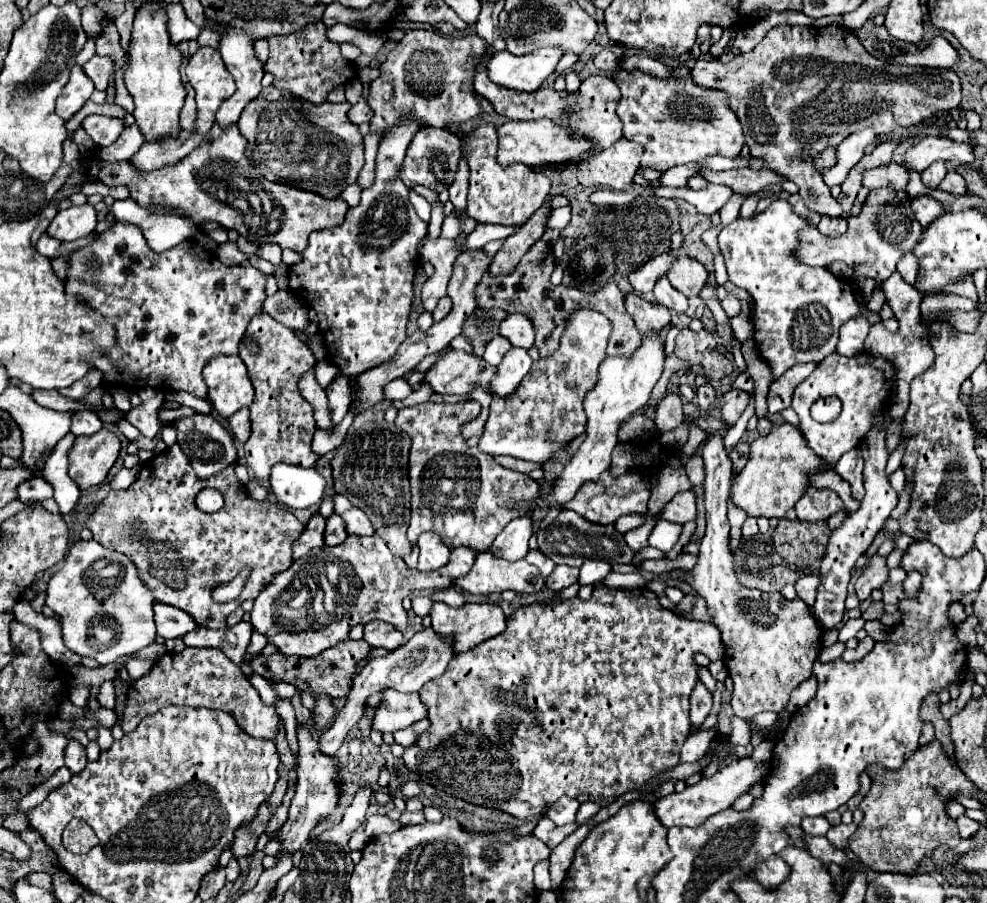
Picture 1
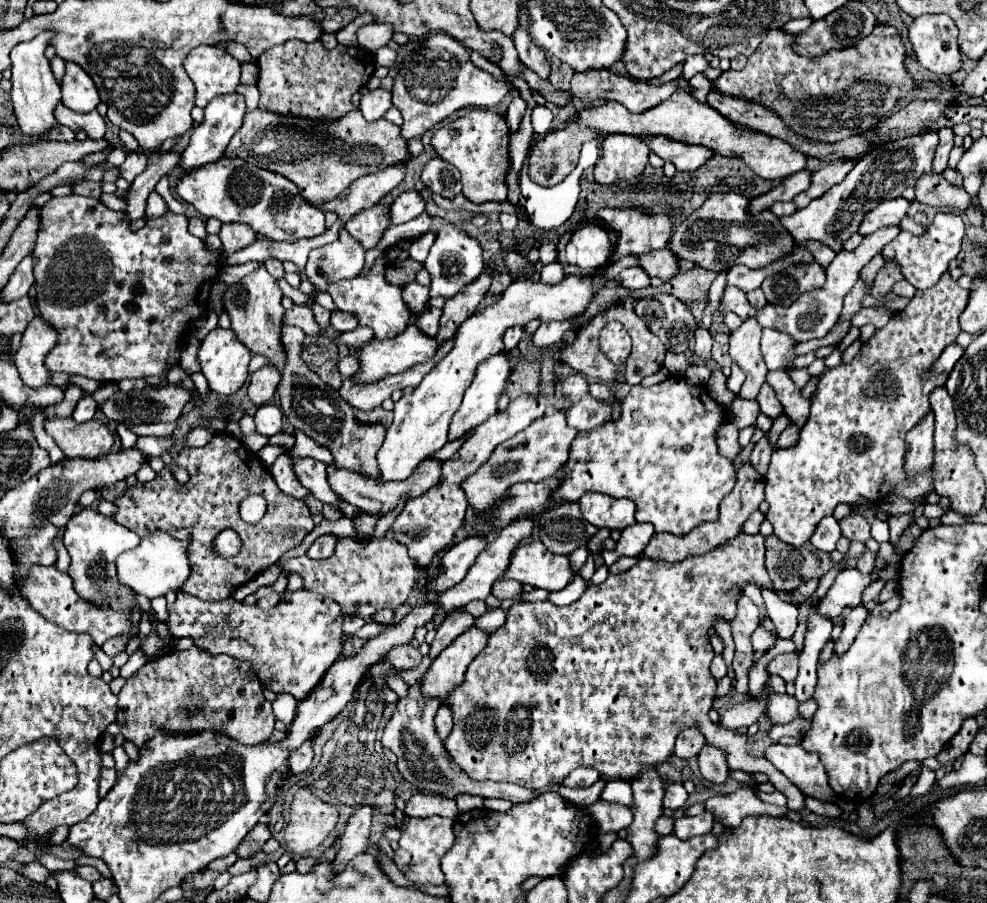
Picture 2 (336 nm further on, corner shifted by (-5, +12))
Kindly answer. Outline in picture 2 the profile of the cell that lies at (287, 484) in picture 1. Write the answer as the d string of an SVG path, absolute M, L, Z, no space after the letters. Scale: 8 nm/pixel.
M265 404L265 408L257 408L255 412L255 426L261 436L275 436L281 432L283 424L283 412L275 404Z

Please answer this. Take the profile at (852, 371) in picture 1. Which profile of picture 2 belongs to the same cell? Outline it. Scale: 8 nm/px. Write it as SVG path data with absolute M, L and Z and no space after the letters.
M949 274L941 276L933 288L917 292L903 312L893 314L891 322L877 330L873 338L861 346L861 352L851 362L839 364L837 368L827 368L819 376L817 388L811 396L811 414L801 428L797 446L787 450L777 448L771 456L771 464L765 476L765 502L769 504L765 518L773 524L779 540L797 548L803 546L811 538L819 520L833 514L835 506L841 502L855 504L859 498L875 502L889 492L897 492L905 498L917 498L933 490L933 478L929 472L921 476L907 476L903 472L901 466L905 454L905 434L929 412L929 392L947 380L945 376L939 376L923 384L921 372L929 370L943 348L953 344L959 336L959 316L965 310L967 298L969 290L959 288L957 282L949 278Z

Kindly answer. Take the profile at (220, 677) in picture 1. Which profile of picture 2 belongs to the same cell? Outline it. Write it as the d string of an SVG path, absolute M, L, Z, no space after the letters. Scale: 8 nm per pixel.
M197 646L189 650L169 650L149 660L125 682L119 692L119 730L139 748L161 728L181 732L213 728L227 732L241 744L253 746L265 742L273 732L275 716L271 712L271 702L263 696L261 682L257 682L255 676L255 668L249 660L227 654L211 656Z

